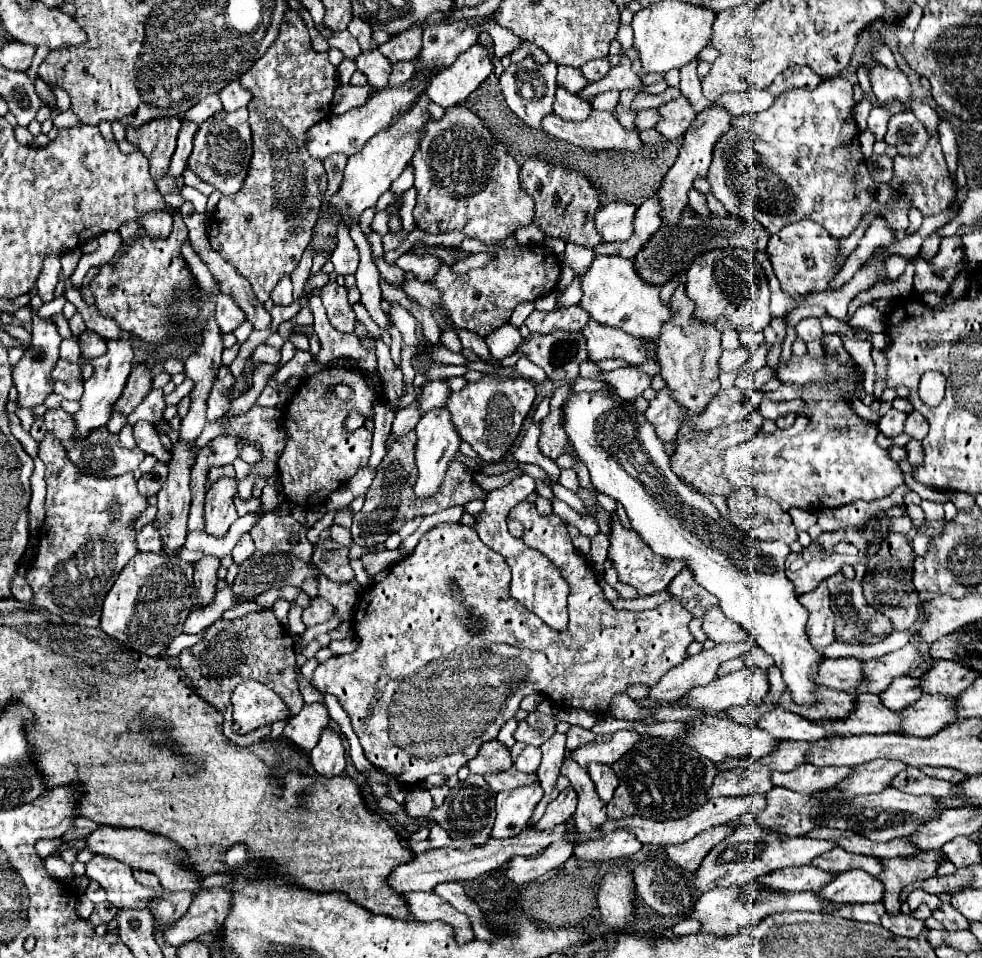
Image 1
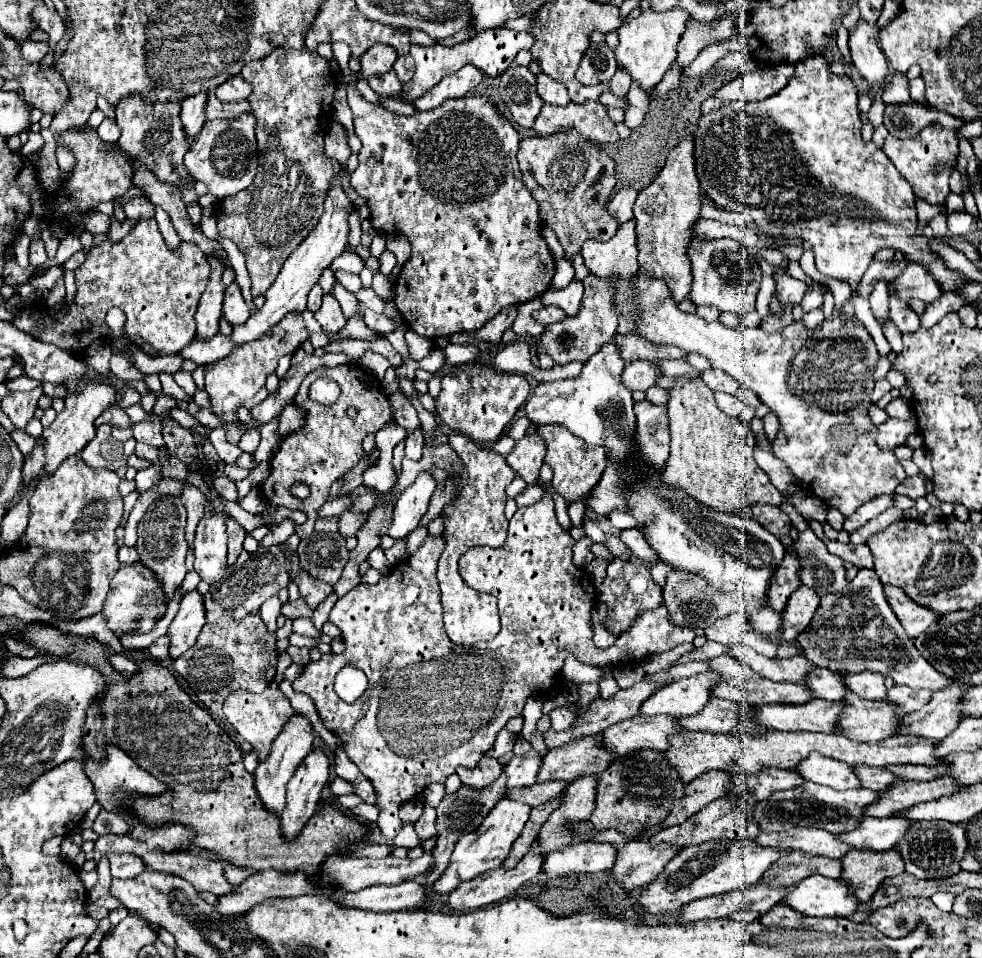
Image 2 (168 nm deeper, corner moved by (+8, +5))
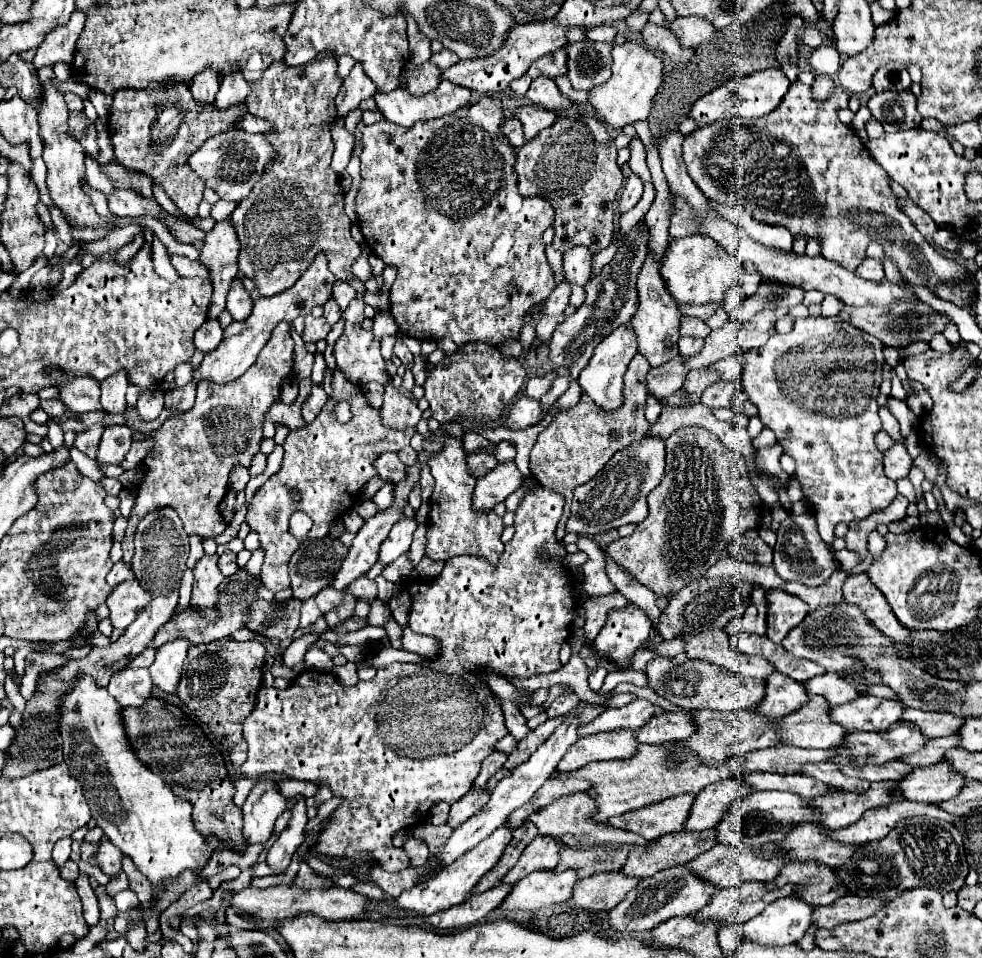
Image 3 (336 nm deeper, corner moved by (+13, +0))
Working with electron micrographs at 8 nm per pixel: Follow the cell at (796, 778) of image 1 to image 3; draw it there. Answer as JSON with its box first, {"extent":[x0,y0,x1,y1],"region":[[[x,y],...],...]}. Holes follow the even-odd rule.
{"extent":[683,779,751,831],"region":[[[725,779],[719,783],[711,783],[711,787],[705,787],[697,797],[689,811],[687,823],[683,825],[683,831],[705,831],[723,819],[727,813],[727,807],[731,807],[733,799],[741,799],[743,795],[749,795],[751,789],[743,787],[739,779]]]}

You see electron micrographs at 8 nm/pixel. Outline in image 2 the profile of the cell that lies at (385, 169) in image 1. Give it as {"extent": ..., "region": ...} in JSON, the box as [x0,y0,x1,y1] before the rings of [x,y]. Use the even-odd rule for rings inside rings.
{"extent":[232,168,356,346],"region":[[[342,168],[334,180],[332,186],[328,188],[328,194],[324,198],[324,214],[320,218],[320,222],[312,228],[312,232],[304,238],[304,242],[286,258],[276,282],[266,290],[266,304],[256,310],[248,322],[234,326],[232,330],[232,340],[236,342],[236,346],[252,342],[262,338],[262,334],[266,334],[274,324],[278,324],[288,312],[302,312],[306,310],[306,296],[310,292],[310,288],[318,282],[322,270],[326,266],[332,264],[332,260],[336,256],[340,256],[344,252],[344,248],[348,246],[348,216],[352,210],[356,210],[356,204],[352,198],[348,198],[346,190],[342,188],[342,178],[348,176],[348,172]]]}

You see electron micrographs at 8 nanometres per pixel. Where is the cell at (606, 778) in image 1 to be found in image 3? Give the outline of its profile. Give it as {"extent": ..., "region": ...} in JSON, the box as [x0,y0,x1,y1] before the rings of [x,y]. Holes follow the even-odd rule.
{"extent":[501,835,563,885],"region":[[[537,835],[521,853],[517,865],[501,879],[501,883],[515,885],[519,879],[533,871],[553,871],[557,861],[559,861],[559,851],[563,849],[561,843]]]}

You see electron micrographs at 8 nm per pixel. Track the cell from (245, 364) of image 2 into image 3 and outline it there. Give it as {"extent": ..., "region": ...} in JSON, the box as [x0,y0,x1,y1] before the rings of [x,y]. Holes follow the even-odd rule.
{"extent":[121,323,293,565],"region":[[[279,323],[275,327],[275,335],[271,335],[257,361],[241,379],[227,385],[201,381],[197,385],[197,399],[191,411],[173,415],[155,431],[133,431],[133,441],[151,439],[153,447],[143,459],[147,475],[143,475],[137,485],[137,501],[129,517],[125,539],[121,541],[123,561],[127,565],[131,565],[135,553],[133,535],[137,523],[151,511],[173,507],[179,513],[187,535],[197,535],[201,541],[215,539],[225,531],[227,523],[219,513],[219,503],[227,493],[229,473],[237,465],[249,467],[251,459],[259,453],[265,415],[275,403],[281,401],[283,381],[291,375],[293,339],[289,335],[289,323]]]}

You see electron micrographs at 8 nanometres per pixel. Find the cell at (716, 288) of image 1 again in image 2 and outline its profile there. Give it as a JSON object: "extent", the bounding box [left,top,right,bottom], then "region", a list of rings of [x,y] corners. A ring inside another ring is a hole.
{"extent":[688,238,762,314],"region":[[[718,238],[700,242],[694,240],[688,246],[688,258],[692,264],[692,290],[690,300],[696,306],[718,306],[722,312],[744,314],[752,312],[756,304],[756,294],[760,290],[762,270],[754,256],[736,240],[732,238]]]}

